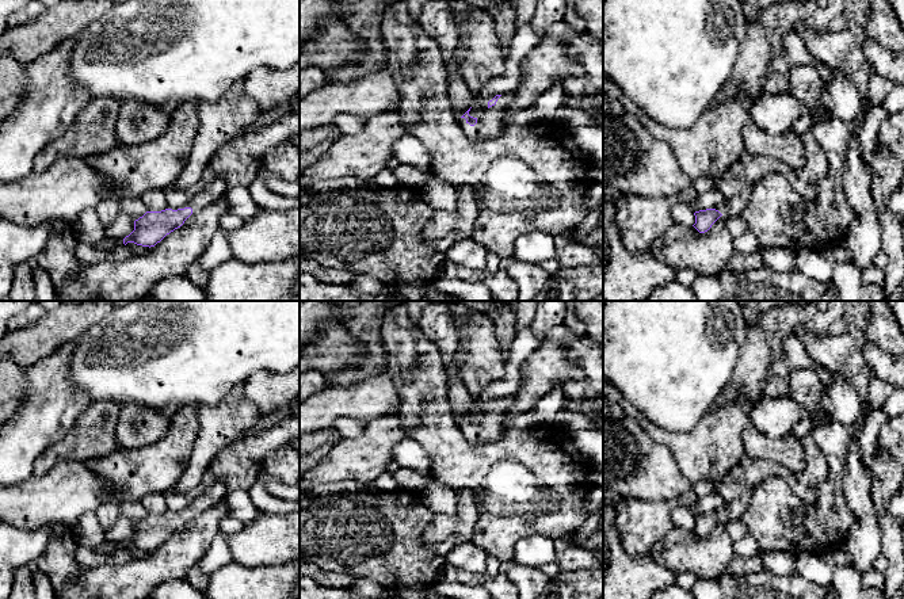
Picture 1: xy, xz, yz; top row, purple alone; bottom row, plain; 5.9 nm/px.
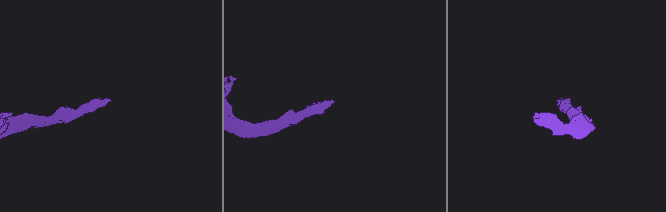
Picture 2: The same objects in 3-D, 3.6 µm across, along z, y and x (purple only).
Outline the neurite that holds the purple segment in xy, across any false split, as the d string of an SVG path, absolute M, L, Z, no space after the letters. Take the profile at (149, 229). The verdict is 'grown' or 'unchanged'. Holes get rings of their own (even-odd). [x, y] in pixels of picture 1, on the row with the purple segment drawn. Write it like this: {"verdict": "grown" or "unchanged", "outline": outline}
{"verdict": "grown", "outline": "M217 175L210 184L205 186L190 199L187 207L146 211L142 217L134 221L134 230L123 239L123 244L134 243L142 247L155 247L167 234L180 228L194 211L199 211L217 202L225 195L226 190L226 180Z"}

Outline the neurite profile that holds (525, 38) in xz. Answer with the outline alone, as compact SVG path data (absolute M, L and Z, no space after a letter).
M533 24L518 27L510 39L510 57L506 58L506 72L493 80L481 85L474 96L469 115L480 119L481 114L488 110L488 102L496 95L512 94L520 83L520 62L527 53L541 42Z

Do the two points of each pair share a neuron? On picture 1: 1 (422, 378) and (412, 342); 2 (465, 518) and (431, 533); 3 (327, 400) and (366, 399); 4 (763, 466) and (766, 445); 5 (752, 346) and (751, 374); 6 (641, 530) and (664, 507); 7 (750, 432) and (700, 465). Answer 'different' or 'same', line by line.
1: same
2: same
3: same
4: different
5: same
6: same
7: different

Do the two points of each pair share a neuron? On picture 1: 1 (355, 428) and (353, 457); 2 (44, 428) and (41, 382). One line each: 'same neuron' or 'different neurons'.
1: different neurons
2: same neuron

